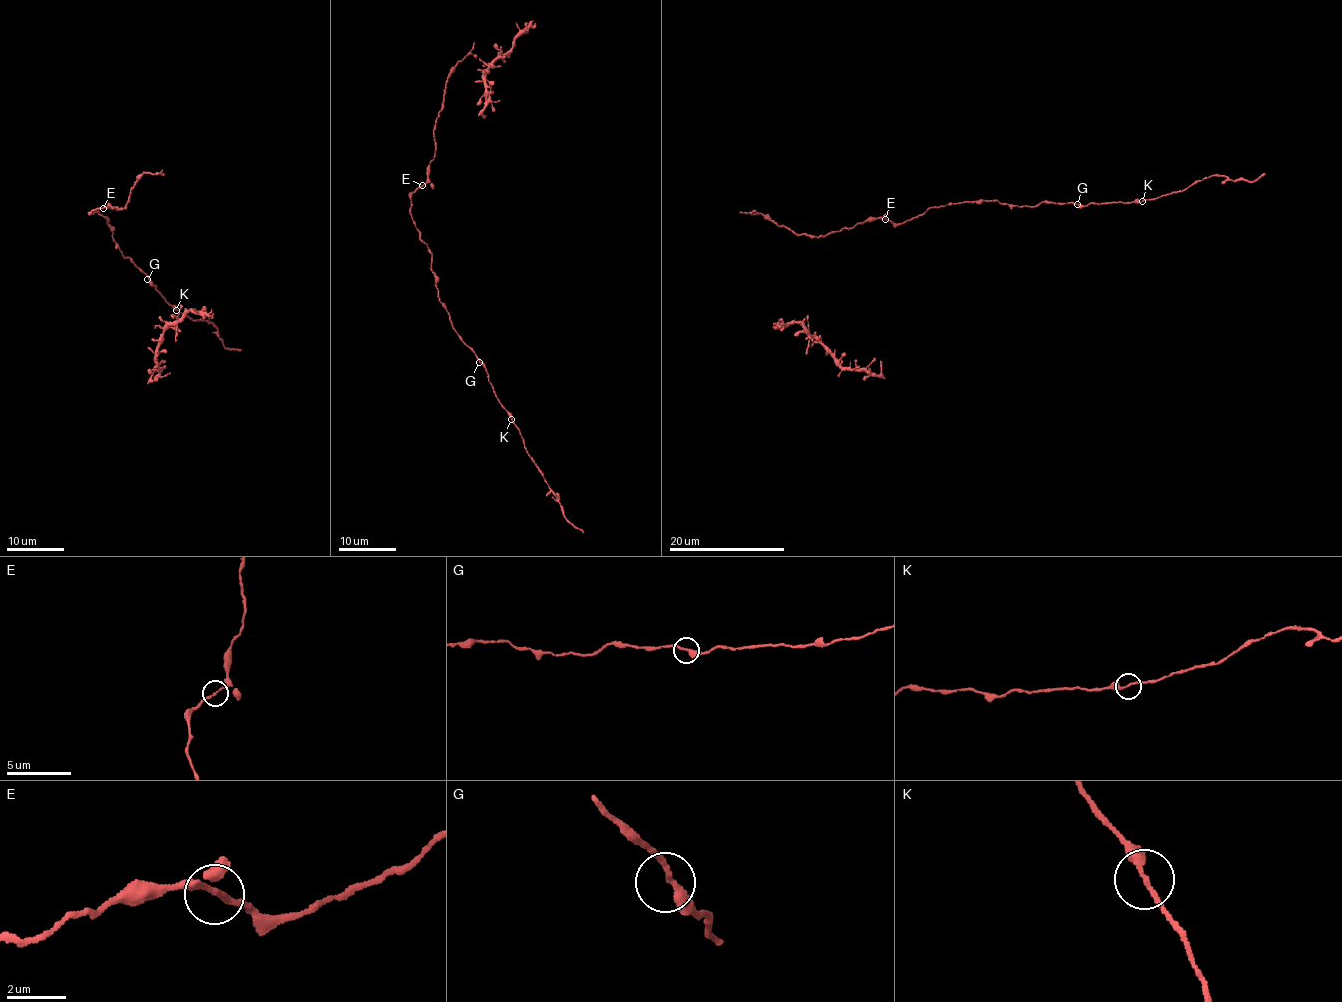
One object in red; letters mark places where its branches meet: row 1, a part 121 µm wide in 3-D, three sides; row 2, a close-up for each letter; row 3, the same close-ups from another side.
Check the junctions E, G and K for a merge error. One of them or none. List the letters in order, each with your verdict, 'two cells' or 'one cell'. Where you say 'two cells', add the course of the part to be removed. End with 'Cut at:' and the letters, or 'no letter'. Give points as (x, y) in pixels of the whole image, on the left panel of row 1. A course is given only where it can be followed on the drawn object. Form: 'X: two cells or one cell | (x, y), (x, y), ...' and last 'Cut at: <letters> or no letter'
E: one cell
G: one cell
K: one cell
Cut at: no letter

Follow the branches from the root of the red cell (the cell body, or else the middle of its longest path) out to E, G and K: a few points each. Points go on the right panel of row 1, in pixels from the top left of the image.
E: (937, 207), (928, 208), (921, 215), (899, 224), (885, 219)
G: (937, 207), (975, 200), (1031, 207), (1044, 202), (1077, 204)
K: (937, 207), (975, 200), (1034, 207), (1044, 202), (1082, 206), (1142, 201)

